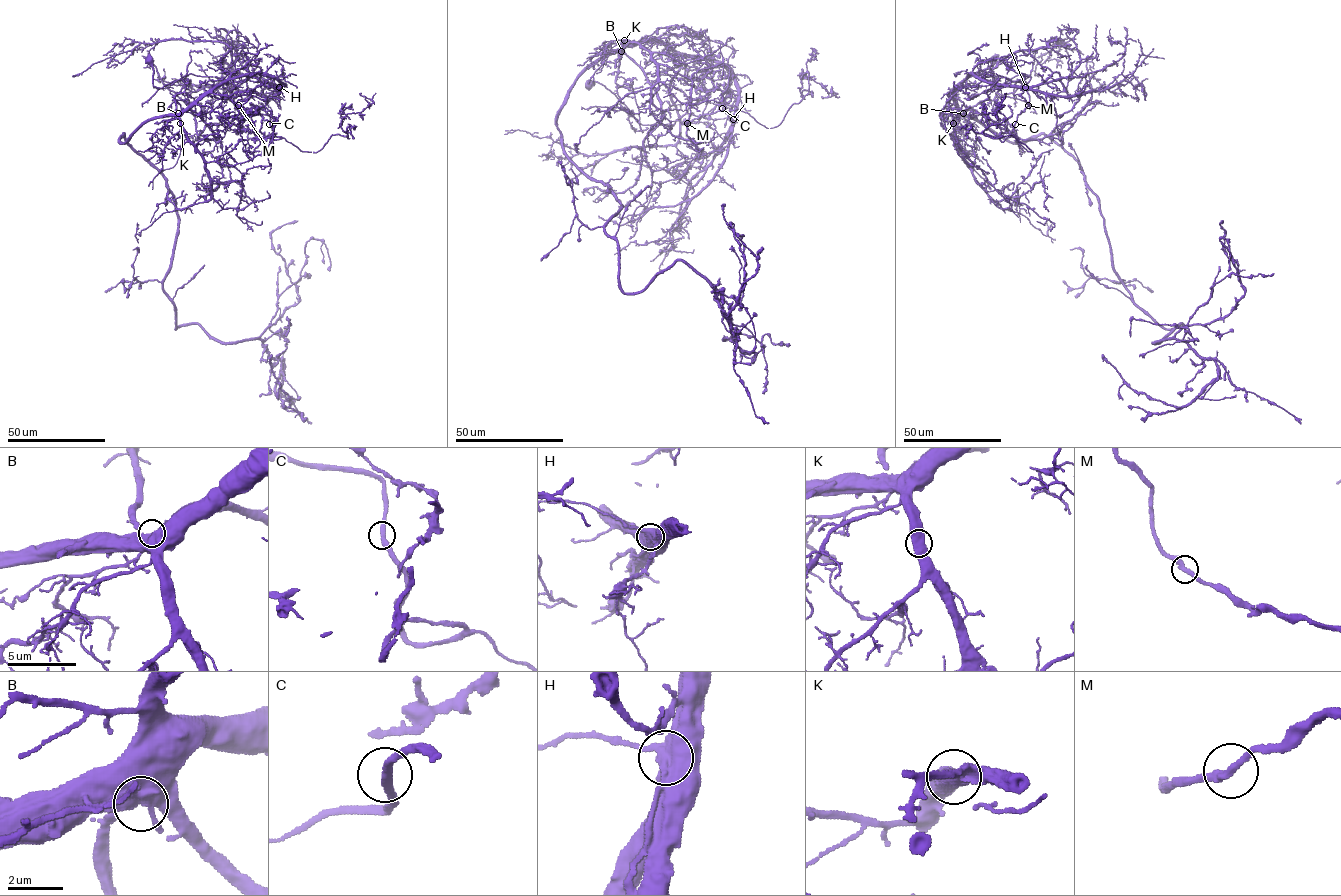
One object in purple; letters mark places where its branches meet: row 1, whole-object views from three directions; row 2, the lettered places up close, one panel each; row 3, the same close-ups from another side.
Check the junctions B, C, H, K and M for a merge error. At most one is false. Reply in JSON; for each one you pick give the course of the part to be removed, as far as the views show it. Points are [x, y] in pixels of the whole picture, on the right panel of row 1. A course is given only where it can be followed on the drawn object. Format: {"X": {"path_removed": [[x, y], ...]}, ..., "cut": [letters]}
{"H": {"path_removed": [[1025, 87], [1021, 79], [1029, 104], [1013, 128], [1033, 152], [1010, 134], [982, 133], [1006, 93]]}, "cut": ["H"]}

